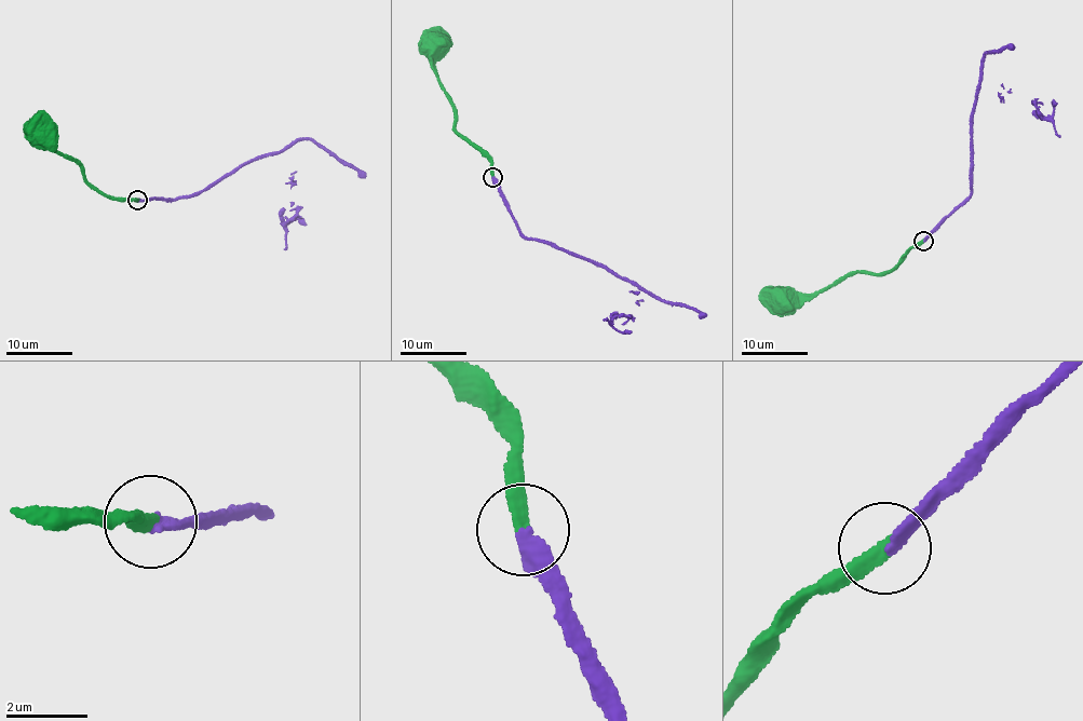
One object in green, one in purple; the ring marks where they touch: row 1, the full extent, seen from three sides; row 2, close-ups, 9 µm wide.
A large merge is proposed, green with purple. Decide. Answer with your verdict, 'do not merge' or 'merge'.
merge

